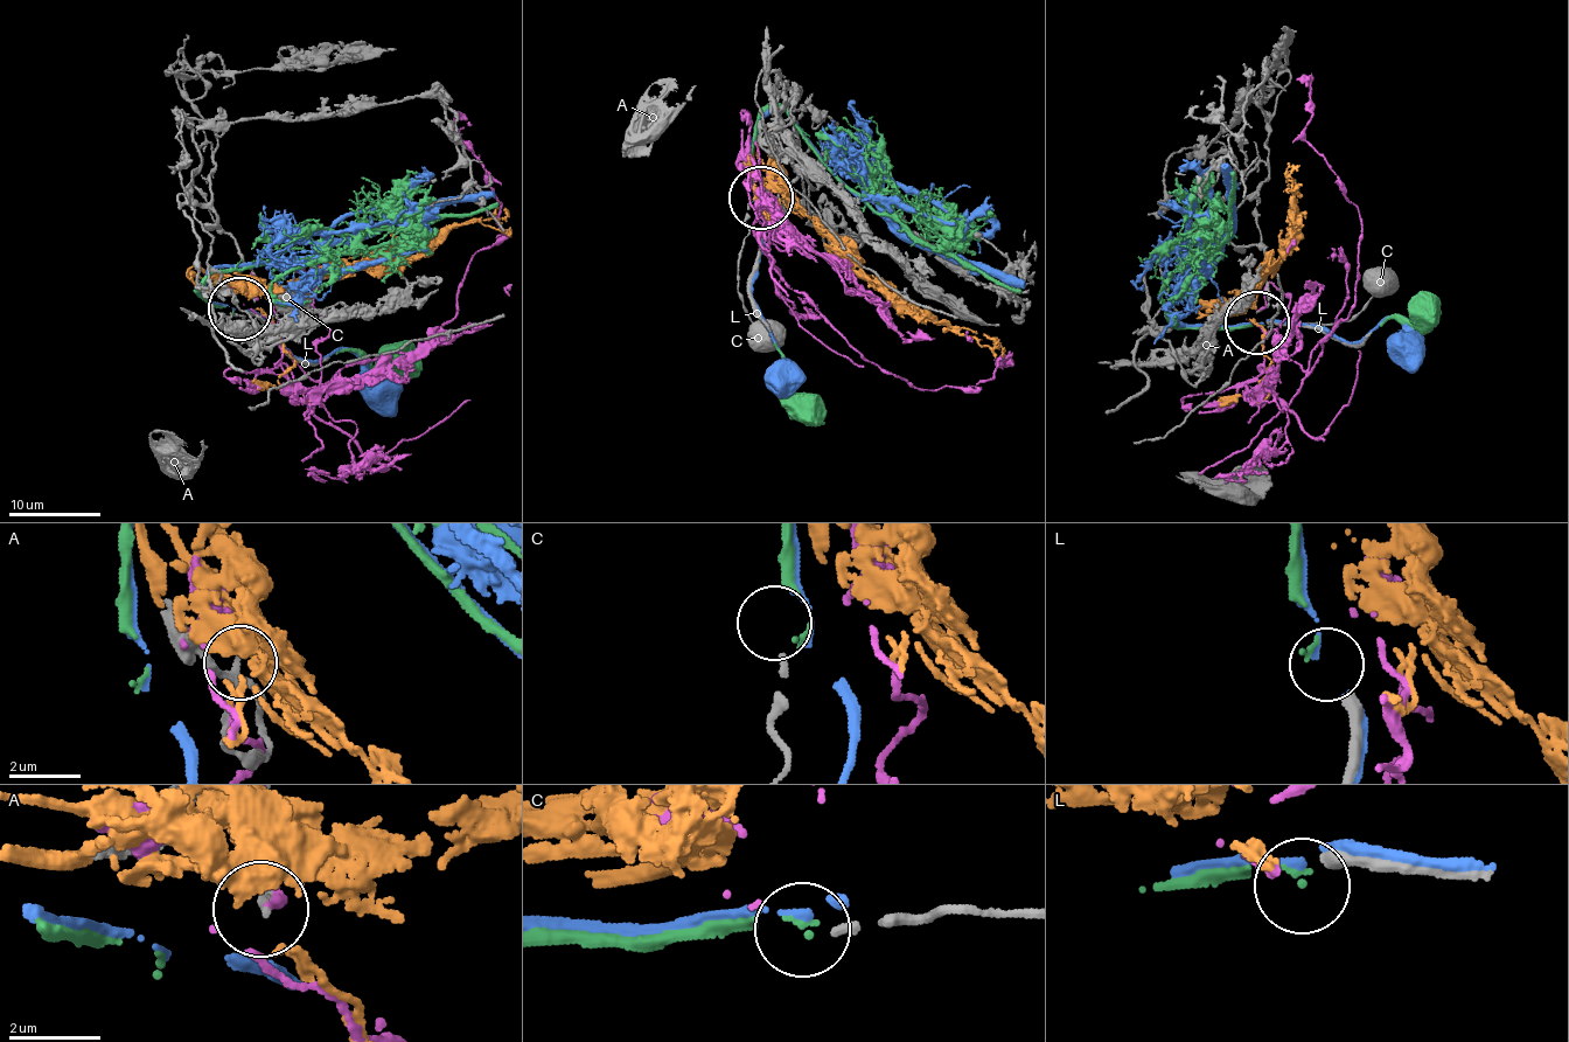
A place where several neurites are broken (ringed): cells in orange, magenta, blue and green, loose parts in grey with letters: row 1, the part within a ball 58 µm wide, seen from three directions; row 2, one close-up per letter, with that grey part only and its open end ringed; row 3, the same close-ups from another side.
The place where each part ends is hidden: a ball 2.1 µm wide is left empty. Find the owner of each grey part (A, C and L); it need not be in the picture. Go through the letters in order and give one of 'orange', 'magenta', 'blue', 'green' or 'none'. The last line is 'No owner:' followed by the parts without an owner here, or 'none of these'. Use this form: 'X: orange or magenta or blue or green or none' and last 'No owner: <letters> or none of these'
A: orange
C: none
L: green
No owner: C

